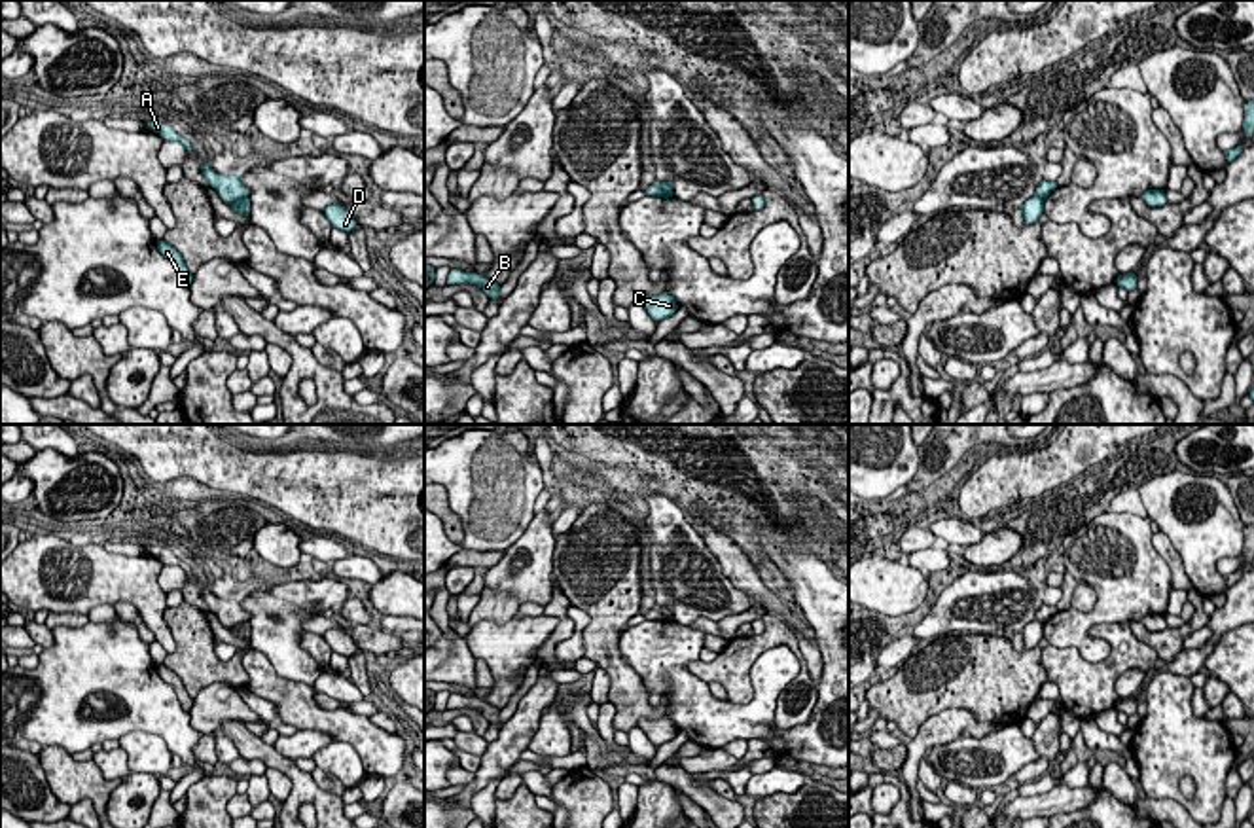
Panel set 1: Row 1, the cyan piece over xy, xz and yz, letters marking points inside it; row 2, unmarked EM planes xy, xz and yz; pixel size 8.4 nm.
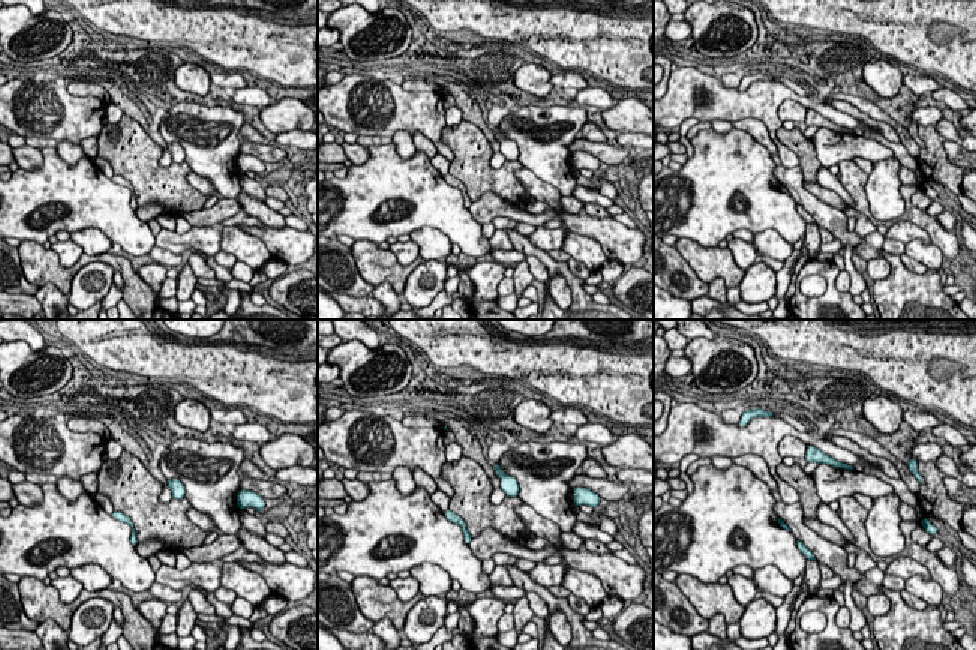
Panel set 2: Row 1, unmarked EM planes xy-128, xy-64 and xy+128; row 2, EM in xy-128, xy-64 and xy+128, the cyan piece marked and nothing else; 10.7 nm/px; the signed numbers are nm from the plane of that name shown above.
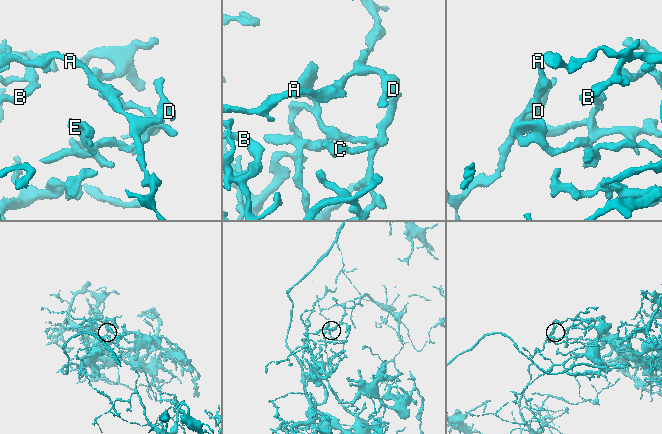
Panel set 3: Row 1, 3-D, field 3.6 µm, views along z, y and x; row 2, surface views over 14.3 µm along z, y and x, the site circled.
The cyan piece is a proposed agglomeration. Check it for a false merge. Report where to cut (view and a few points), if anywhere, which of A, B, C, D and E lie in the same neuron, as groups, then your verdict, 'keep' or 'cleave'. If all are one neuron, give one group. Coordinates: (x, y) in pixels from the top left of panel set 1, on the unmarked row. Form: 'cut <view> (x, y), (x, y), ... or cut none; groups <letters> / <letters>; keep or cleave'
cut xy (247, 620), (230, 630); groups A B C E / D; cleave

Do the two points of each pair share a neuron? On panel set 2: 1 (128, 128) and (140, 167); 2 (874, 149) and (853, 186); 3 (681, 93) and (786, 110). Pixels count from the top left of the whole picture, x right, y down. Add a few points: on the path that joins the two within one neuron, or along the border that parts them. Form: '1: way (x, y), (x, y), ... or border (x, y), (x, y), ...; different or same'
1: way (128, 137), (128, 147), (137, 158); same
2: border (852, 159), (843, 159), (837, 164); different
3: border (807, 108), (786, 99), (778, 107), (777, 117); different

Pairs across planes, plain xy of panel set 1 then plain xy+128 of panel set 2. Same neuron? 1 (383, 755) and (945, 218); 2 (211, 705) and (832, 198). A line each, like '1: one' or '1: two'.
1: two
2: one

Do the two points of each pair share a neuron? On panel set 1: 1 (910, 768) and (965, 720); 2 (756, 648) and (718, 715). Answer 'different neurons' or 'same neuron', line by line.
1: same neuron
2: different neurons

